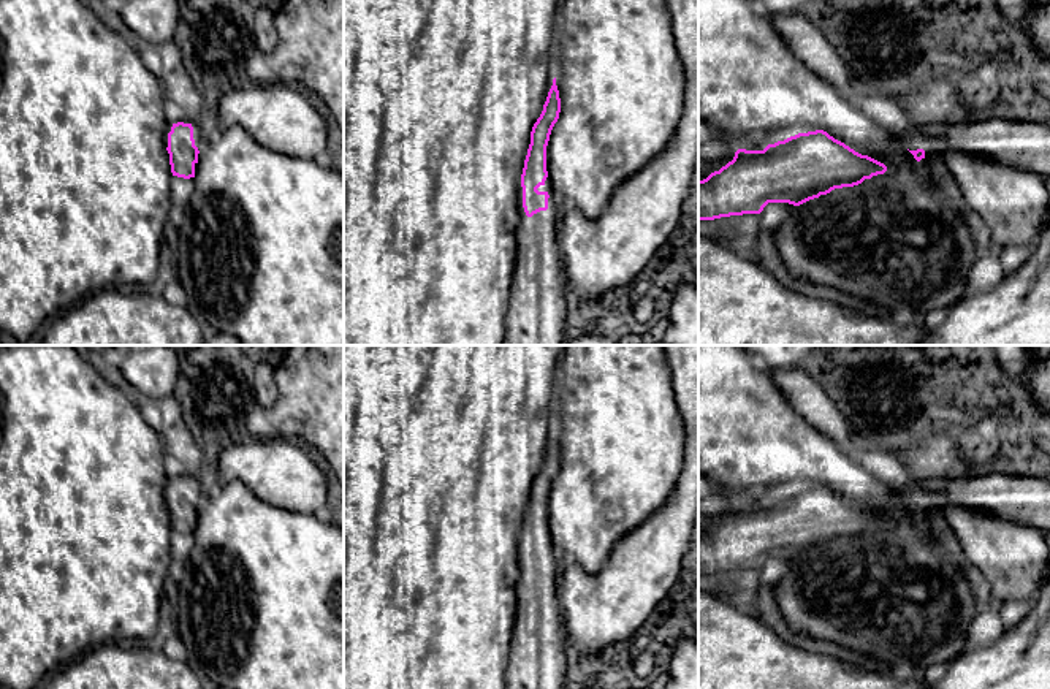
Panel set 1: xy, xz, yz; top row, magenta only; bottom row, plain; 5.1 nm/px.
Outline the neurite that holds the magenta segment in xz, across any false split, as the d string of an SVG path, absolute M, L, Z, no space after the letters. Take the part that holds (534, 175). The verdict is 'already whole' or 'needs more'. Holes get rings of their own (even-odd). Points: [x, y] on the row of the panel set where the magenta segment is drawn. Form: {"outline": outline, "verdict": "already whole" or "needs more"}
{"outline": "M556 78L531 131L518 192L518 253L505 315L504 345L567 345L569 282L557 234L564 206L546 171L546 146L559 119Z", "verdict": "needs more"}

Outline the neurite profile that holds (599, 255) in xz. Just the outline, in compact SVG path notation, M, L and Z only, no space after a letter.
M665 0L673 36L686 73L681 120L670 144L626 179L599 219L564 207L557 234L559 255L569 287L583 299L595 299L637 280L657 249L676 230L679 215L692 203L698 179L698 0Z

